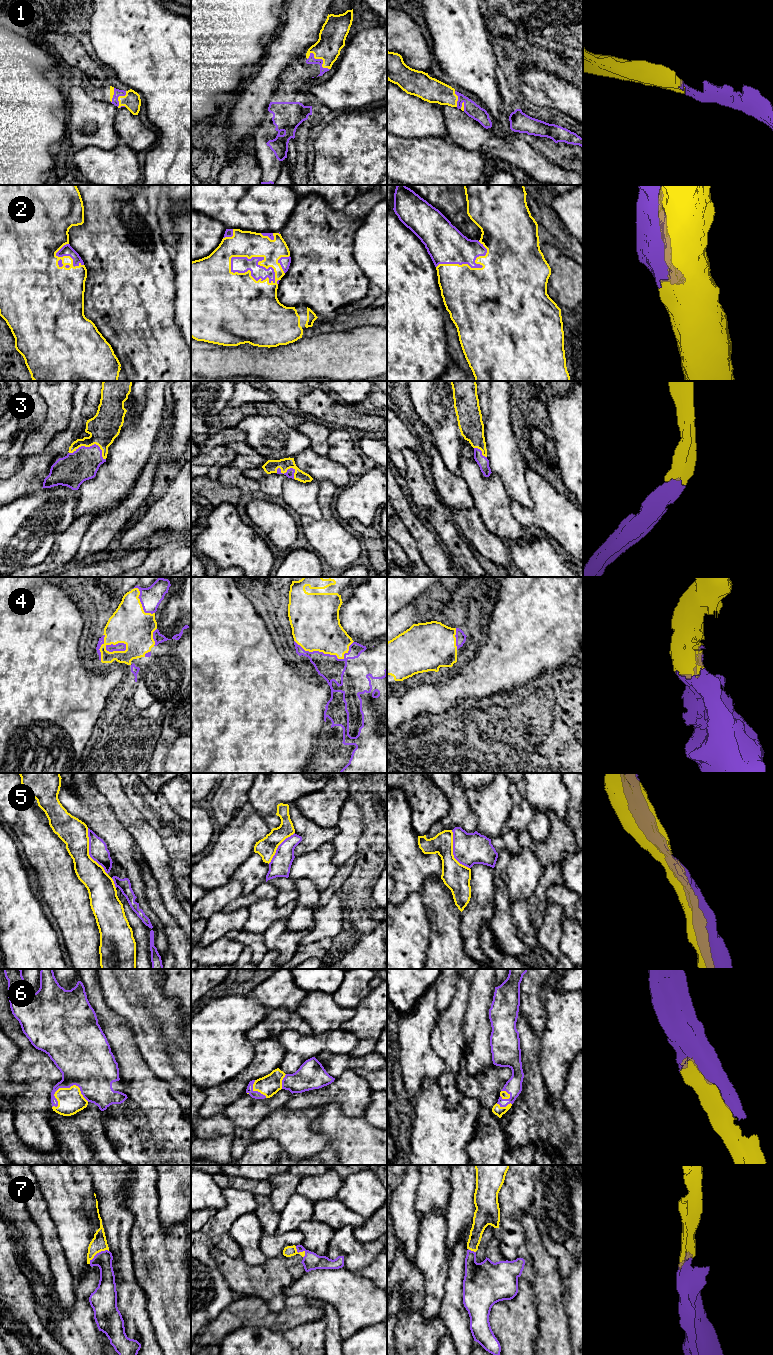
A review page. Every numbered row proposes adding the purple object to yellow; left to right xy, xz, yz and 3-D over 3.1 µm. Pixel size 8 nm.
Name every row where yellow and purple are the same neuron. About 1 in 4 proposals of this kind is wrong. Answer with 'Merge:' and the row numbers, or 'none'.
Merge: 1, 2, 3, 4, 6, 7

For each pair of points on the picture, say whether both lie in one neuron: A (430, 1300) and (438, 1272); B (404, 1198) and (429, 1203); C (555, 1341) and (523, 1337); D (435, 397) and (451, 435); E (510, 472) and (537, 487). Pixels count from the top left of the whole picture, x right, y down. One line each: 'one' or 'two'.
A: one
B: two
C: two
D: one
E: two

